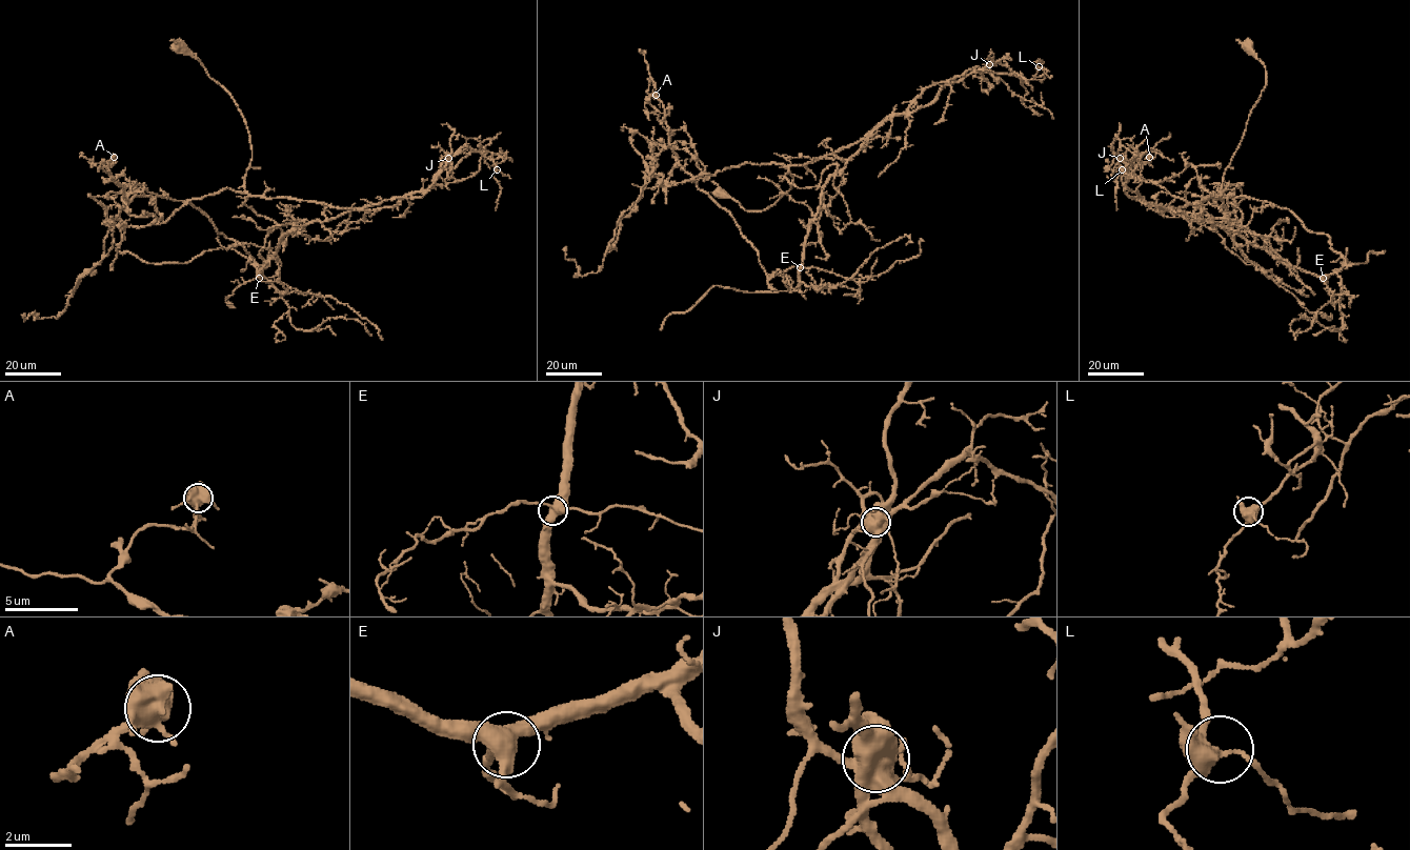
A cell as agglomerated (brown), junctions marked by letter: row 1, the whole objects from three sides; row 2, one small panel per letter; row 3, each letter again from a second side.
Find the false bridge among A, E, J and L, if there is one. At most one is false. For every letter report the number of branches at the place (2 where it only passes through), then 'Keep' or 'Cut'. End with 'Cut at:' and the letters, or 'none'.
A: Branches: 4. Keep
E: Branches: 4. Keep
J: Branches: 5. Cut
L: Branches: 4. Keep
Cut at: J

